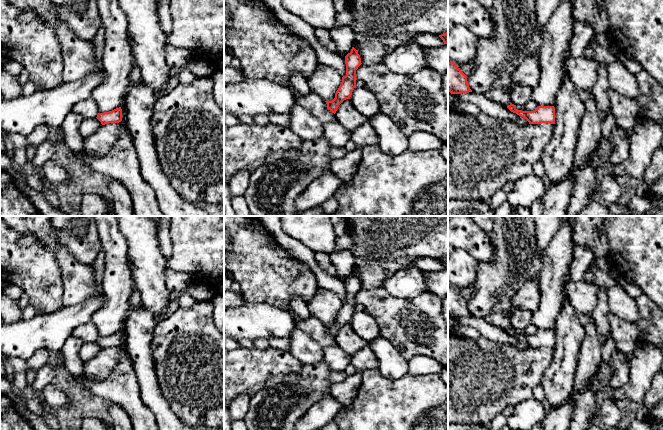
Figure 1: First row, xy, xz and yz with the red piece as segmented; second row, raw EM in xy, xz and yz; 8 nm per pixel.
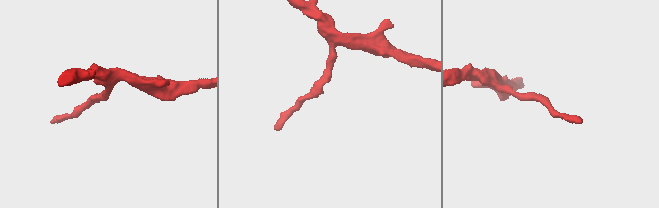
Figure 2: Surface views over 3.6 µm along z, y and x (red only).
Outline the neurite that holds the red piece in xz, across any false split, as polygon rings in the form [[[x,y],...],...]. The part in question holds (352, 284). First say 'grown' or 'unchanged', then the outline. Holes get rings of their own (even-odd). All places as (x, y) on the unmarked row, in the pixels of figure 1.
unchanged; [[[352,271],[351,276],[345,280],[345,288],[346,299],[342,301],[342,306],[335,317],[335,322],[332,325],[325,325],[327,332],[334,338],[344,324],[350,323],[356,311],[356,294],[362,287],[360,279],[354,271]]]

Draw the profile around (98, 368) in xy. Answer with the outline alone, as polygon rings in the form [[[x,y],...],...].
[[[118,347],[102,349],[94,358],[84,363],[84,377],[90,380],[104,380],[116,367],[120,355]]]

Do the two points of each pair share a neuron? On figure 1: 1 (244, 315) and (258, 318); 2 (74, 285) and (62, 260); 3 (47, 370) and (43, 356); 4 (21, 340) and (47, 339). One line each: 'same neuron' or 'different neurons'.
1: same neuron
2: same neuron
3: different neurons
4: same neuron

